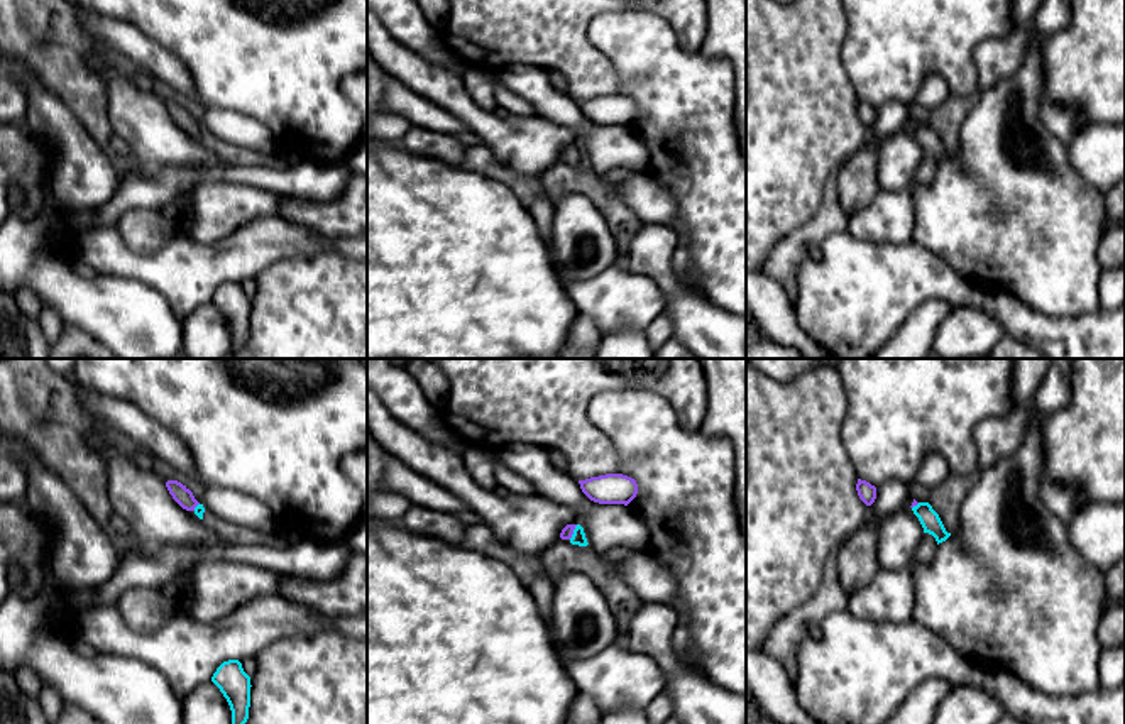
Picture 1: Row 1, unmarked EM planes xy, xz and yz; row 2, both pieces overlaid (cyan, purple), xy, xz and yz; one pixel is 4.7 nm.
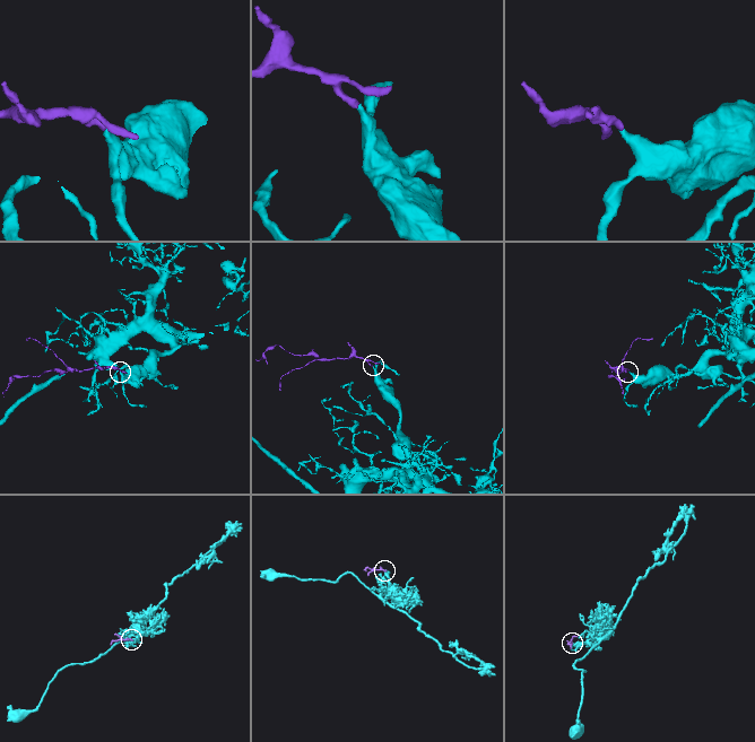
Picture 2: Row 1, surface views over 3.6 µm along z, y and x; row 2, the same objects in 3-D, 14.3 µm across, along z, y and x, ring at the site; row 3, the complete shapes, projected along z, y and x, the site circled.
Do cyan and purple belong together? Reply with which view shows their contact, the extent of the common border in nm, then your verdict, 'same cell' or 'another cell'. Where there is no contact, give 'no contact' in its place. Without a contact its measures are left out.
meets cyan in xz; contact 80 nm long; same cell

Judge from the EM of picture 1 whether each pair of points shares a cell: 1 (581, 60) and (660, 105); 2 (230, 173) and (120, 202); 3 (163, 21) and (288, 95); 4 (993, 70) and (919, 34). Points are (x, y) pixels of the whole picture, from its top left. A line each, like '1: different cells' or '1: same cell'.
1: different cells
2: same cell
3: same cell
4: different cells

